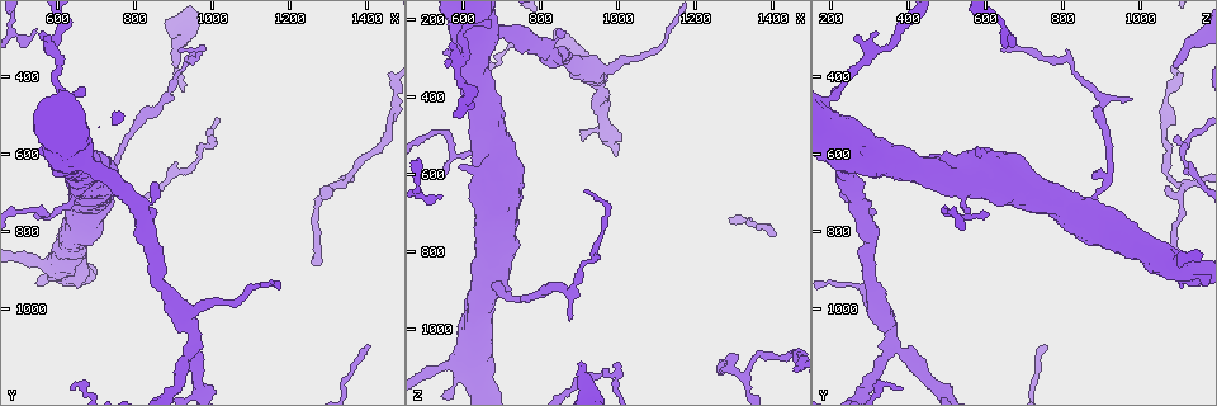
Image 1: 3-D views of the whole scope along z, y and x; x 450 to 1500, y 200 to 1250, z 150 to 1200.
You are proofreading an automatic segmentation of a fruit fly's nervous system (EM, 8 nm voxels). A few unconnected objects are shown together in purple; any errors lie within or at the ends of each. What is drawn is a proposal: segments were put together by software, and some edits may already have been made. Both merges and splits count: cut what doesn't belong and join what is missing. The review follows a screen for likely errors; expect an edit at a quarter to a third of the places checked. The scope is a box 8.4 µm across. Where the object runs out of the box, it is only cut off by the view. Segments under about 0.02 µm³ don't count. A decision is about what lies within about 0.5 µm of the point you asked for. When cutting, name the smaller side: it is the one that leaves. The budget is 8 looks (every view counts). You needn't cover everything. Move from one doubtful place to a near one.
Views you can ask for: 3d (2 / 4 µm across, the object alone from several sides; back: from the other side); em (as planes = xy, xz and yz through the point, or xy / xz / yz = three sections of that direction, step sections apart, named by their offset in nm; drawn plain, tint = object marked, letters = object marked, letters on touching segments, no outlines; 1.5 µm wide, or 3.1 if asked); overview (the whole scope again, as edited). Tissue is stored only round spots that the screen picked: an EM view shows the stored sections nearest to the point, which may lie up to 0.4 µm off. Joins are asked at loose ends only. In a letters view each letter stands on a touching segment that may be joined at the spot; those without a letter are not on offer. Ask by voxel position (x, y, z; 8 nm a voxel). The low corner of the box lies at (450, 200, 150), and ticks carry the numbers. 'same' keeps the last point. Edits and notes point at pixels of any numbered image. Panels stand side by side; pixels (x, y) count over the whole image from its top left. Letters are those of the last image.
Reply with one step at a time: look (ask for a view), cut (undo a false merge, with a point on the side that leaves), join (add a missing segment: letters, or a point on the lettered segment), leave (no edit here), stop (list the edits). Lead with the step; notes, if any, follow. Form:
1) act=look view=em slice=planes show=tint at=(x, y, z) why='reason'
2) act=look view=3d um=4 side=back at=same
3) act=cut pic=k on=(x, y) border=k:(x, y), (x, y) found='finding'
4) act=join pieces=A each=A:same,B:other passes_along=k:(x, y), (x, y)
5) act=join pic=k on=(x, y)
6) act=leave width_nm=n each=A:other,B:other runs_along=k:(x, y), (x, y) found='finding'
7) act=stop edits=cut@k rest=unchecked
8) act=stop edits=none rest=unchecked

act=look view=em slice=planes show=letters at=(1325, 680, 1125)

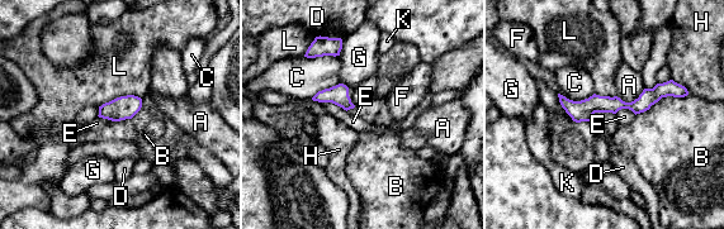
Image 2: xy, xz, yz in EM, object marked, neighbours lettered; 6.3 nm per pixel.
act=leave each=A:other,B:other,C:other,D:other,E:other,F:other,G:other,H:other,K:other,L:other runs_along=2:(677, 92), (639, 105), (562, 99) found='continuous, no second neuron'

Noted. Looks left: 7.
act=look view=em slice=xy step=8 show=letters at=(905, 375, 1085) why='long arm stops here'

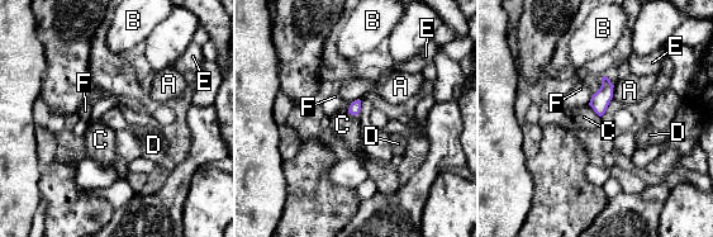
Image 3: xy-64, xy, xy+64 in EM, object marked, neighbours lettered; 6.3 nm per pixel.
act=look view=em slice=xz step=8 show=letters at=same

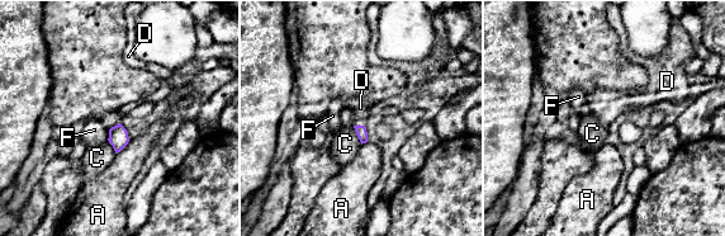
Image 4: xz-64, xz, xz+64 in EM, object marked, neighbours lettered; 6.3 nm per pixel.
act=join pieces=D each=A:other,C:other,D:same,F:other passes_along=4:(360, 131), (359, 124), (360, 108) found='it goes on there'

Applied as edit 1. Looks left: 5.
act=look view=em slice=planes show=letters at=(565, 305, 255) why='branch stops here'

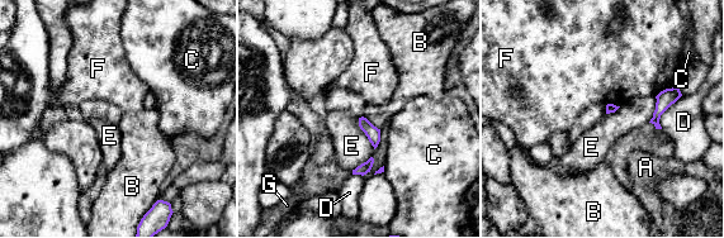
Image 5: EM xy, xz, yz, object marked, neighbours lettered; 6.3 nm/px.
act=leave each=A:other,B:other,C:other,D:other,E:other,F:other,G:other border=5:(358, 118), (358, 125), (374, 148) found='no lettered segment goes on from it'

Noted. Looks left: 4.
act=stop edits=join@4 rest=unchecked

